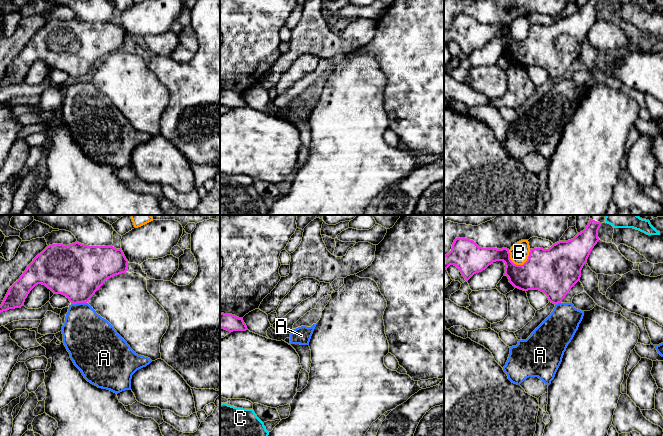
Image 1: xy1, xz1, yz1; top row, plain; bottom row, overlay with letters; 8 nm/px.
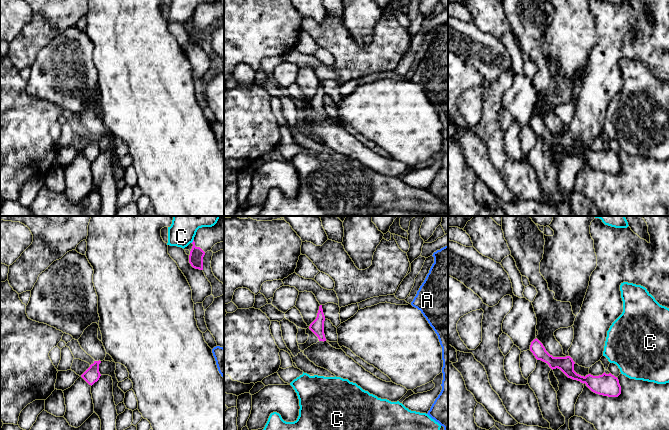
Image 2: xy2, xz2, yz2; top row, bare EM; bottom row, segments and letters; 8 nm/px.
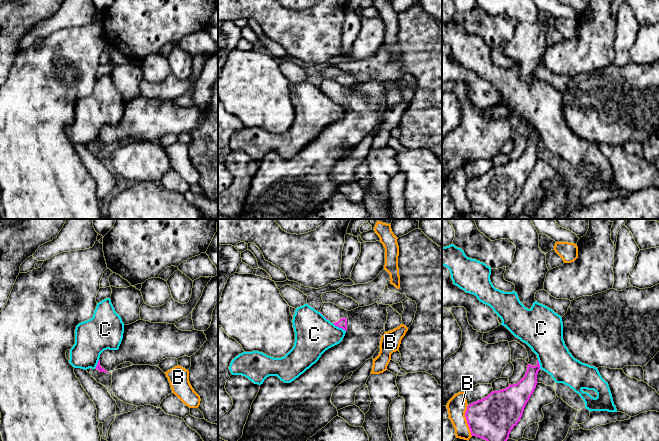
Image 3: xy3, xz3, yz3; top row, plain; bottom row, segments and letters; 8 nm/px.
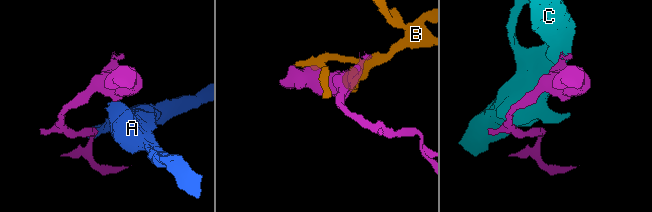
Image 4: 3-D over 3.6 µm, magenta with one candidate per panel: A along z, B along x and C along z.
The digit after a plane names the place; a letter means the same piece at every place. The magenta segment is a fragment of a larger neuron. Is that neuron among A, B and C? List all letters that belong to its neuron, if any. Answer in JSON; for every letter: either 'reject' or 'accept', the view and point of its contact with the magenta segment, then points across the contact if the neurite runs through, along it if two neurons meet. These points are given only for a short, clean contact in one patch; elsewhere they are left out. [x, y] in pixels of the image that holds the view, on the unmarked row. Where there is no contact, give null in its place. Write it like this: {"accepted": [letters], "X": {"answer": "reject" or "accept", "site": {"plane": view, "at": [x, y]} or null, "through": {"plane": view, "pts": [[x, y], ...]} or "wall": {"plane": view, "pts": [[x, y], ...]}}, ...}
{"accepted": [], "A": {"answer": "reject", "site": {"plane": "xy1", "at": [78, 78]}, "wall": {"plane": "xy1", "pts": [[86, 78], [71, 80]]}}, "B": {"answer": "reject", "site": {"plane": "yz1", "at": [524, 39]}}, "C": {"answer": "reject", "site": {"plane": "xz3", "at": [339, 103]}, "wall": {"plane": "xz3", "pts": [[332, 99], [345, 107]]}}}

